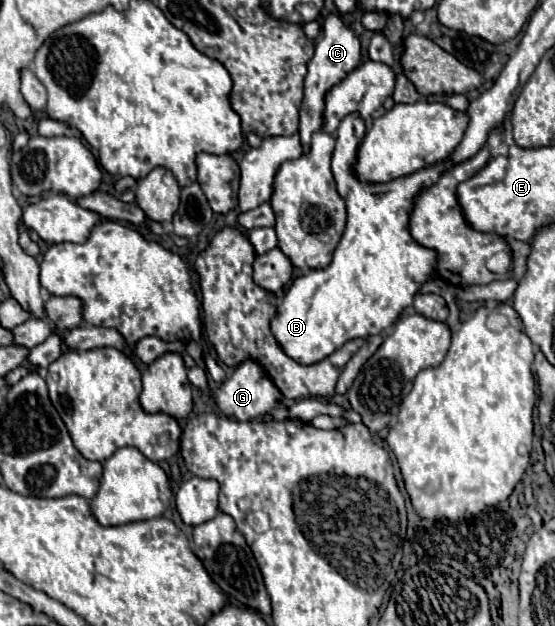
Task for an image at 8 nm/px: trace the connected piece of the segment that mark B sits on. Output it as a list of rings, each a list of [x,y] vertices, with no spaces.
[[[351,114],[337,128],[333,150],[333,176],[337,192],[347,206],[347,226],[335,248],[335,260],[321,270],[295,278],[271,320],[271,332],[283,352],[299,364],[317,364],[351,338],[367,338],[393,326],[423,282],[435,276],[435,252],[419,246],[409,234],[409,212],[419,186],[439,180],[449,162],[423,168],[387,184],[367,184],[351,176],[357,146],[365,136],[365,122]]]

